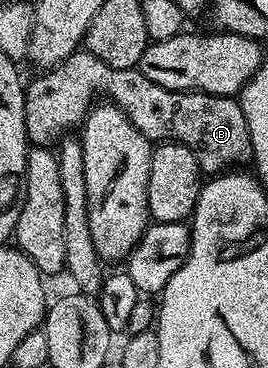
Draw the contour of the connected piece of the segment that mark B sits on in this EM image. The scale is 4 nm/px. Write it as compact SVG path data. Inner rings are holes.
M79 48L72 56L68 56L60 64L43 69L34 79L29 79L25 87L26 107L24 108L24 124L26 125L27 139L34 146L53 147L62 141L71 132L77 131L85 122L87 114L95 105L97 94L103 94L103 99L109 100L118 106L136 124L140 133L149 138L151 143L179 142L194 151L198 158L198 165L207 175L217 176L227 168L238 168L241 162L249 163L250 133L248 132L248 120L244 120L244 112L240 108L237 97L225 98L215 94L205 94L199 90L169 90L160 88L160 84L152 84L148 76L144 76L138 69L117 70L104 60L92 56L90 51Z

